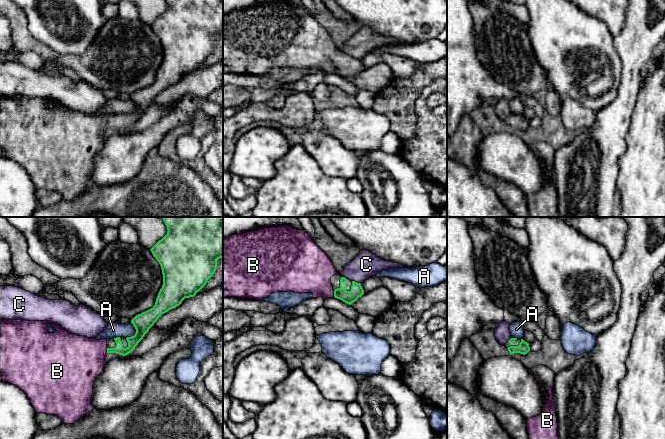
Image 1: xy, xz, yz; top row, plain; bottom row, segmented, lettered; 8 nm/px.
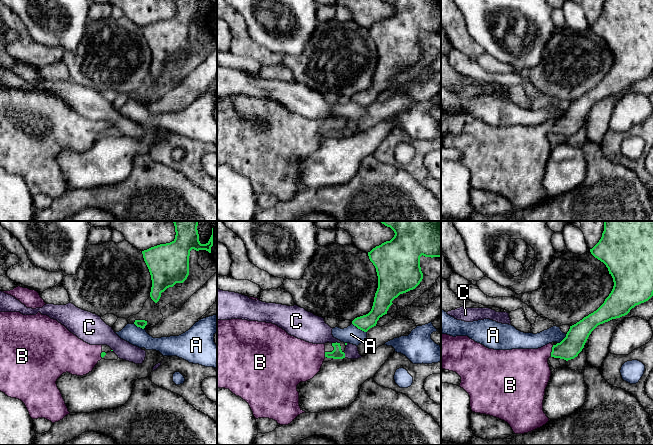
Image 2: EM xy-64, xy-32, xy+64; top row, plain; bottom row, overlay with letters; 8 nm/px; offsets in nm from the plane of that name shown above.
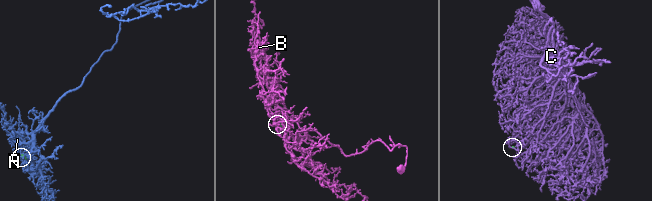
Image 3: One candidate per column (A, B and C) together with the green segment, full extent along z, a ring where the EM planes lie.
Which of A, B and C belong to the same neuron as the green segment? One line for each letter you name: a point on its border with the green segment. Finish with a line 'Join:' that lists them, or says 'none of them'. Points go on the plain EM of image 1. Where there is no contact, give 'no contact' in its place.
B: xz (334, 69)
Join: B

